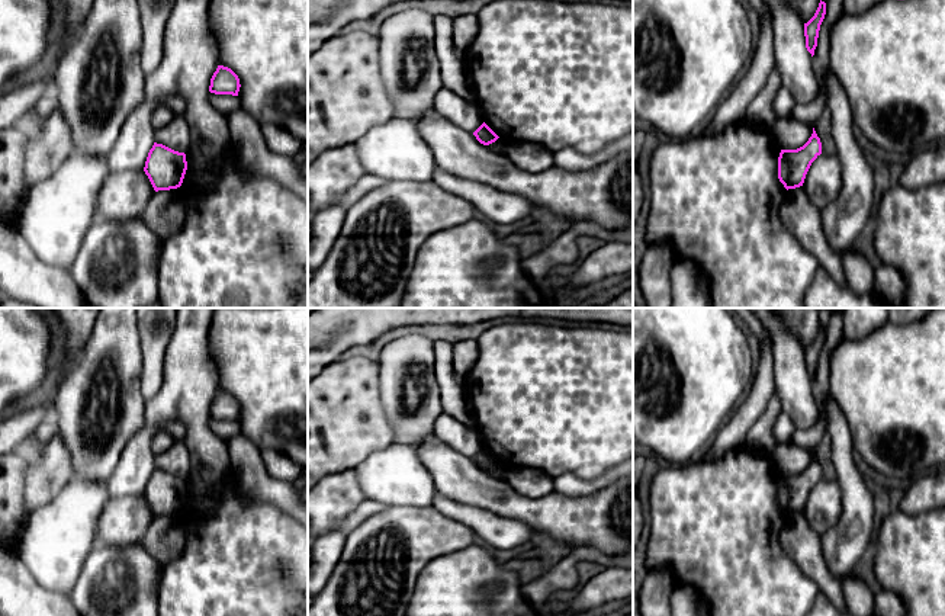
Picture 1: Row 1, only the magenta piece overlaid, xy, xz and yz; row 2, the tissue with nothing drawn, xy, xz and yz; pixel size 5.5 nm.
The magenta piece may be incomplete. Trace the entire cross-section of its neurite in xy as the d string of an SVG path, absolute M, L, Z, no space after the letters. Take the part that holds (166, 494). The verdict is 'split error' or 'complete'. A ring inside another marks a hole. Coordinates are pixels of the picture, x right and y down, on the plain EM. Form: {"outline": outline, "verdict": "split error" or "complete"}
{"outline": "M154 468L148 478L144 497L155 517L181 511L187 495L186 479Z", "verdict": "complete"}

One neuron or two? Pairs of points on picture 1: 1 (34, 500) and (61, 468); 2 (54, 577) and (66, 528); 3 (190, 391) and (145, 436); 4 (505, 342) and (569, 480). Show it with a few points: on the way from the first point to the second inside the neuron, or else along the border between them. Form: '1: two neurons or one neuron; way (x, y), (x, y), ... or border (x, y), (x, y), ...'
1: one neuron; way (38, 493), (54, 475)
2: one neuron; way (54, 565), (54, 548), (58, 539)
3: one neuron; way (177, 400), (153, 423)
4: two neurons; border (601, 474), (594, 478), (559, 474), (553, 478)

